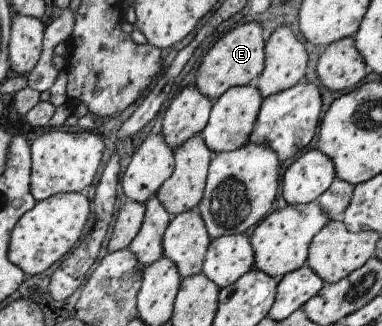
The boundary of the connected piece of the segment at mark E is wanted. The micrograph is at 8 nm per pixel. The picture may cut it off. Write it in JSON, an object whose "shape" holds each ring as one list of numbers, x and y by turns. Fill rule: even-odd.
{"shape":[[244,23,223,35,201,61,197,71,197,89,215,101,231,87,251,84,264,71,265,39,259,23]]}

